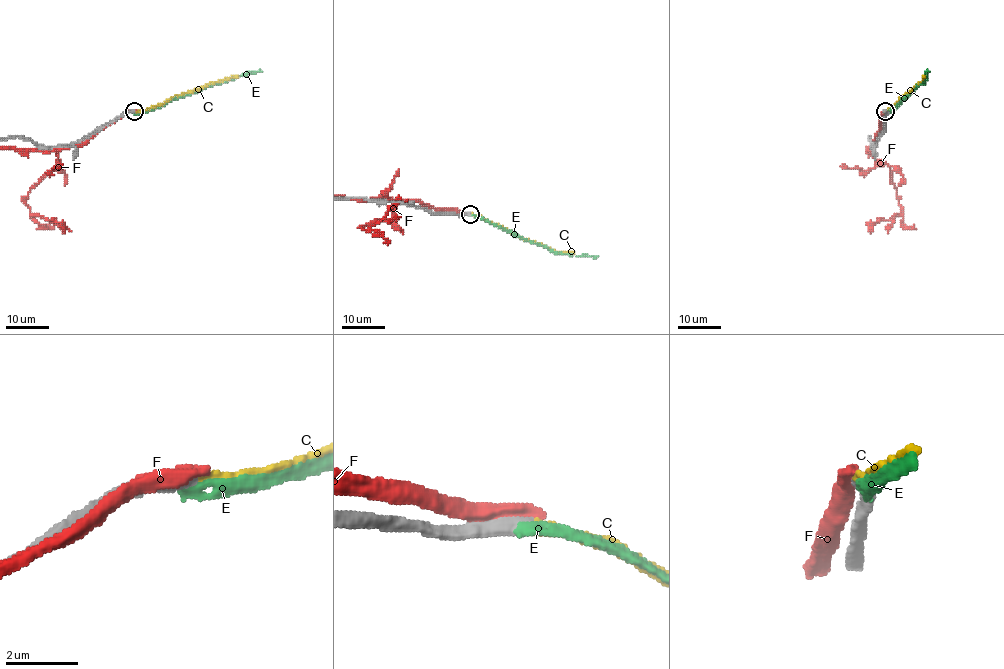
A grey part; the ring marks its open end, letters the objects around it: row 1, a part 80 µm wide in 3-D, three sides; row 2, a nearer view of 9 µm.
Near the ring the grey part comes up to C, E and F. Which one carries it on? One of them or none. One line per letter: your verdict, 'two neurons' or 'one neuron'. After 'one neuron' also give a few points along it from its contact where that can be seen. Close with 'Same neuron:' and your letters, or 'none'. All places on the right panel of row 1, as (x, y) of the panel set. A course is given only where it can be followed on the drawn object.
C: one neuron; course (885, 111), (924, 76)
E: two neurons
F: two neurons
Same neuron: C

